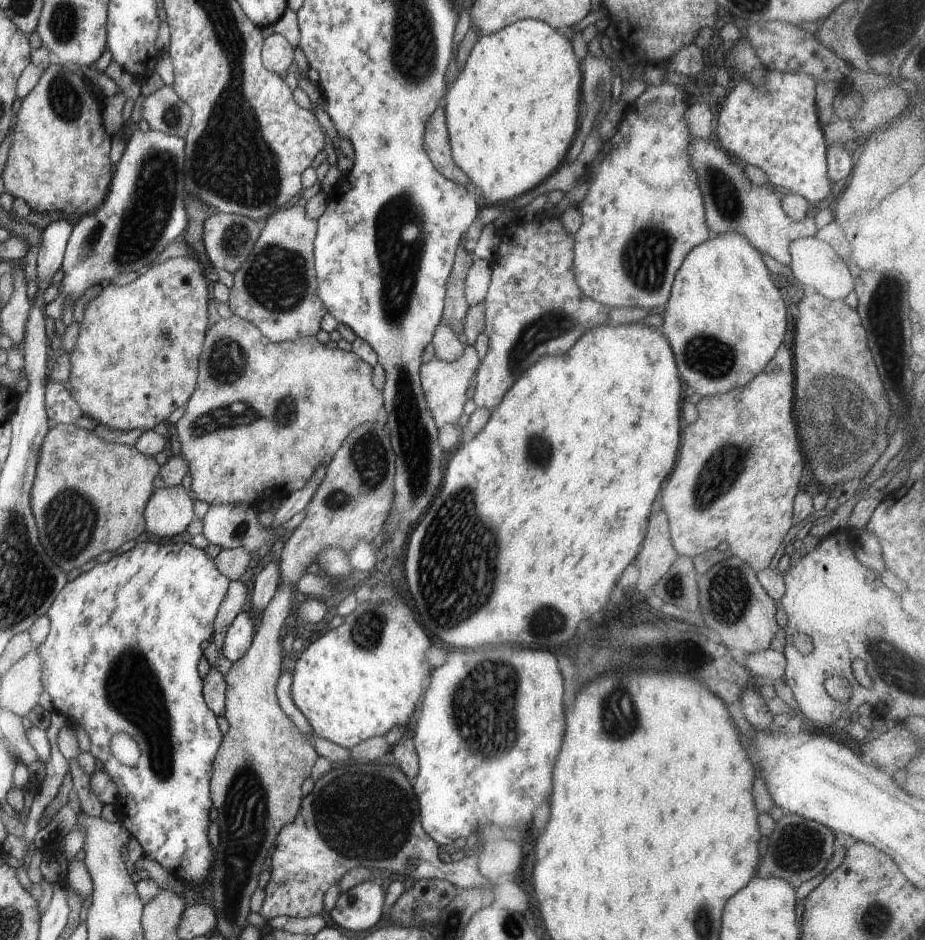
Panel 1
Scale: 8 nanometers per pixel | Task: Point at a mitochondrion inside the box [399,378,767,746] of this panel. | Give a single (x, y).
(458, 551)

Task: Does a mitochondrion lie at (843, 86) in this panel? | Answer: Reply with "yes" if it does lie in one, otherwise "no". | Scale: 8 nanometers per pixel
no

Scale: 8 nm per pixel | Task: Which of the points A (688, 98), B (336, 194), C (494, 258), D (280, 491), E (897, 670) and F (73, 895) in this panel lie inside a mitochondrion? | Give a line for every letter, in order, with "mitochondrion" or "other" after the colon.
A: other
B: other
C: other
D: other
E: mitochondrion
F: other

